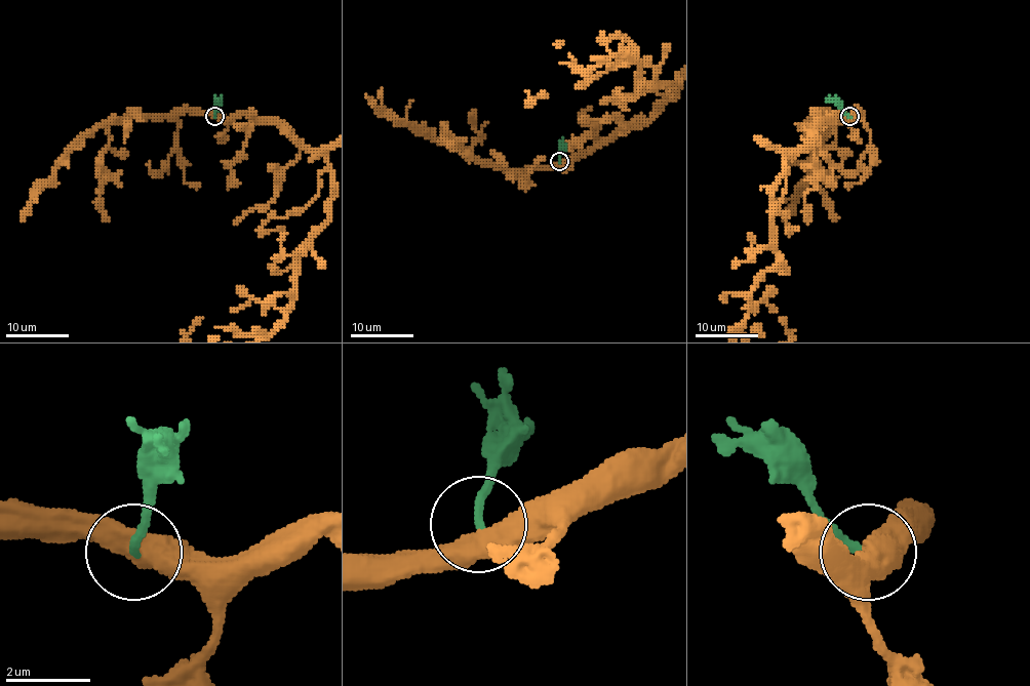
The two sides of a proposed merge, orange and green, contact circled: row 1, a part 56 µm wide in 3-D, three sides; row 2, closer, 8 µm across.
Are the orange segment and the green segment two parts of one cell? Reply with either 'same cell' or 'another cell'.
same cell

